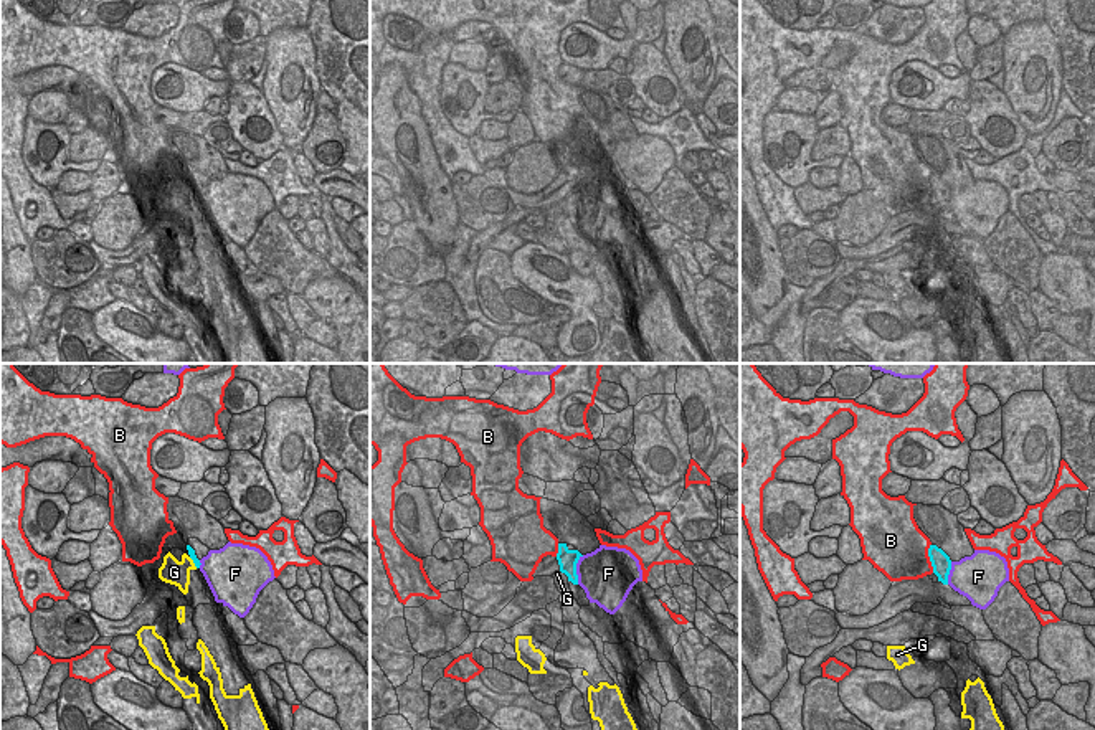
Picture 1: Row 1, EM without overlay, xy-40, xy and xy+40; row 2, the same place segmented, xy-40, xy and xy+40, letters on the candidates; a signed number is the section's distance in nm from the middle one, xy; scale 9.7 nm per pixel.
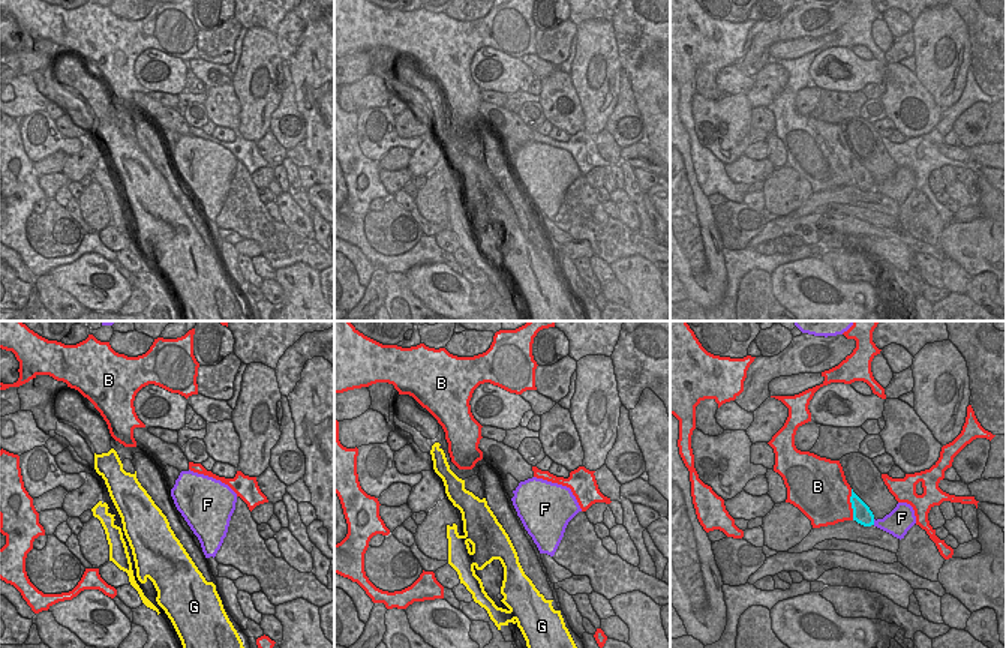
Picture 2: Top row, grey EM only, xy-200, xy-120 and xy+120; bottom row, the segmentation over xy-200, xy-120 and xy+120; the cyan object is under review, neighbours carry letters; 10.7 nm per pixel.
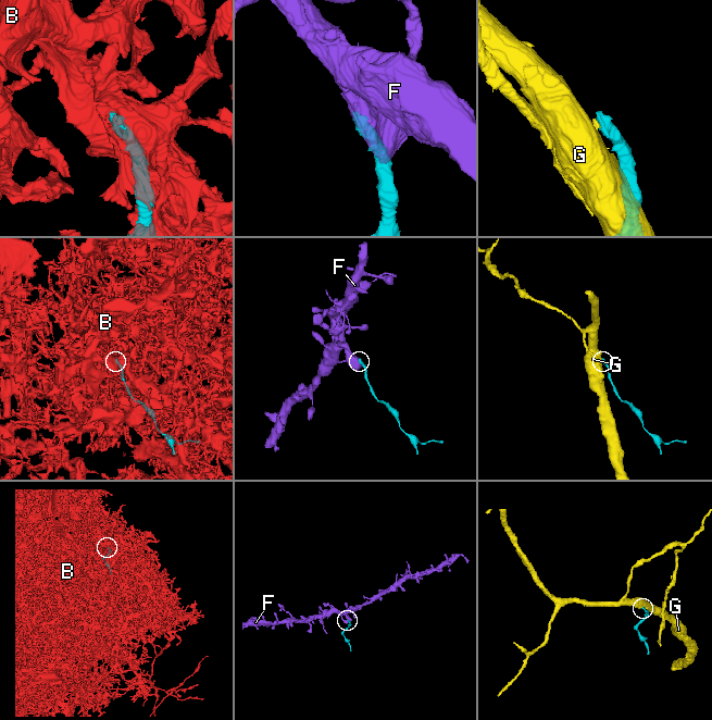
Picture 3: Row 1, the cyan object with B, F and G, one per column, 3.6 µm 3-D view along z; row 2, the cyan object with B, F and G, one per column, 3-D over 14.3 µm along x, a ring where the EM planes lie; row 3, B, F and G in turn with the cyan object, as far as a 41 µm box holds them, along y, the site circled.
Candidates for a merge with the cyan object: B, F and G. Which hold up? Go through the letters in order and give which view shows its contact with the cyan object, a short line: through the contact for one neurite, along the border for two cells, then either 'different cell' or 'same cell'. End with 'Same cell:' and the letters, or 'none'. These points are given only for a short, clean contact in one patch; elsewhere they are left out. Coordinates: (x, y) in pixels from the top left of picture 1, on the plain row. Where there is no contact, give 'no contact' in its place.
B: contact in xy+40; different cell
F: contact in xy; line xy (583, 185), (577, 194), (577, 213); different cell
G: contact in xy-40; line xy-40 (189, 187), (197, 197); different cell
Same cell: none

